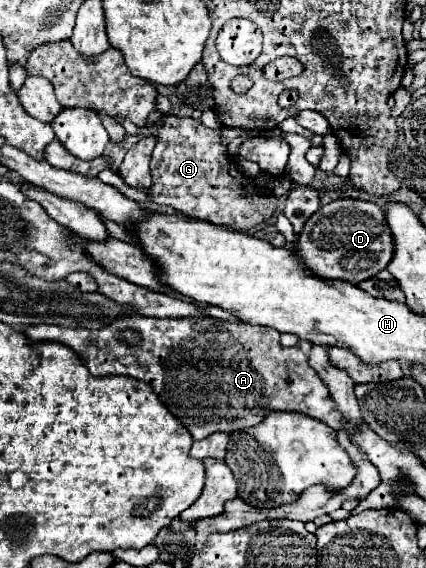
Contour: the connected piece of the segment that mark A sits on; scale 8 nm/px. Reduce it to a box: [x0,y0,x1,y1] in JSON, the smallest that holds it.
[22,316,338,440]

